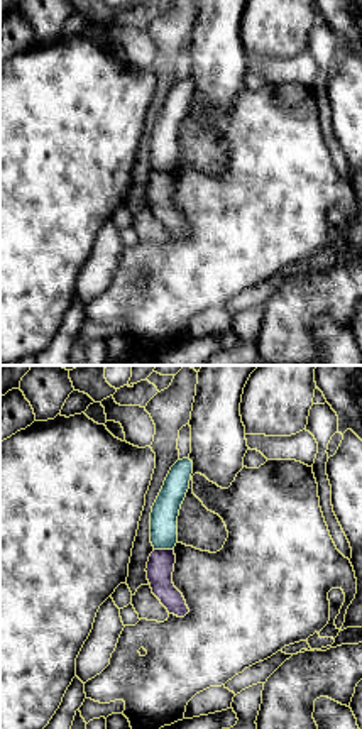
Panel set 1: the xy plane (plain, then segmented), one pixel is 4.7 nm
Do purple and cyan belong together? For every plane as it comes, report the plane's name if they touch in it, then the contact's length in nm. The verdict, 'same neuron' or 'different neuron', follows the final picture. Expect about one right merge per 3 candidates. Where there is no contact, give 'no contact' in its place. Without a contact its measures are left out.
xy | 100 nm

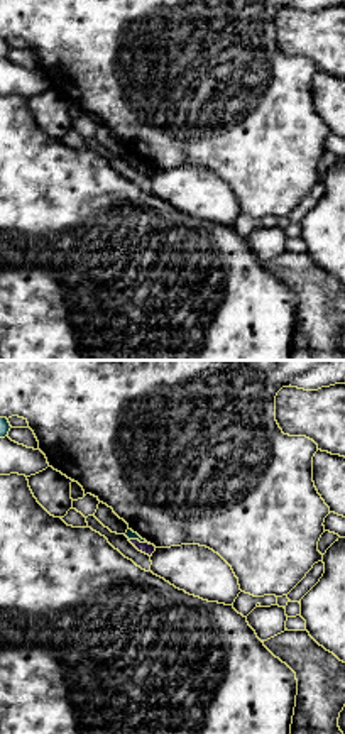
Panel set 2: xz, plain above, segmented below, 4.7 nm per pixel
xz | 110 nm

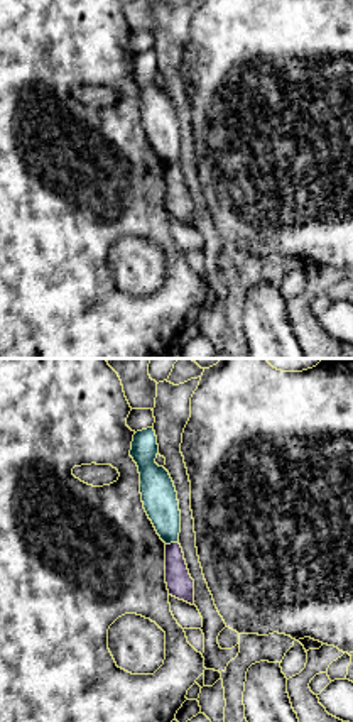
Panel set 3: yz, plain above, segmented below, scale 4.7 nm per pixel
yz | 60 nm

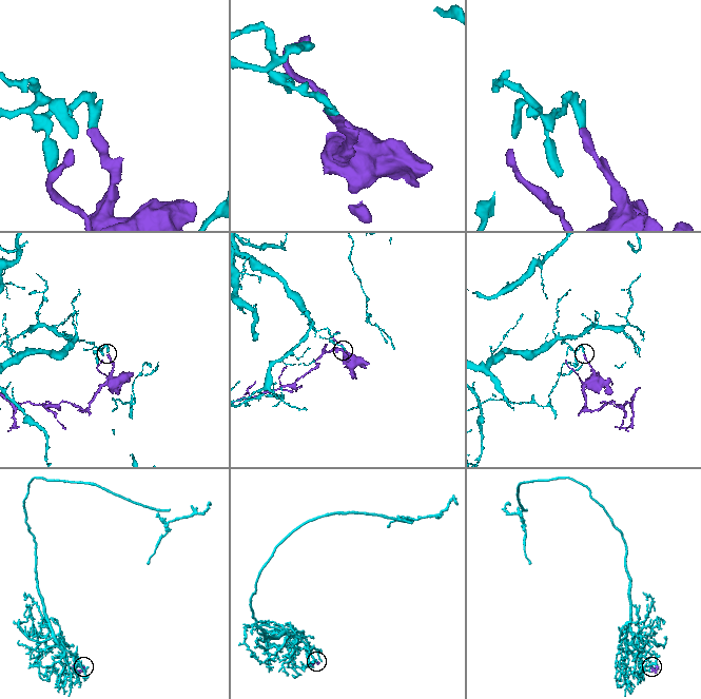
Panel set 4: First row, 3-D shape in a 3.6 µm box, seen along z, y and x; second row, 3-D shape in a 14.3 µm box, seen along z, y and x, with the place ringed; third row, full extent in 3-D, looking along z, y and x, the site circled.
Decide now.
different neuron

